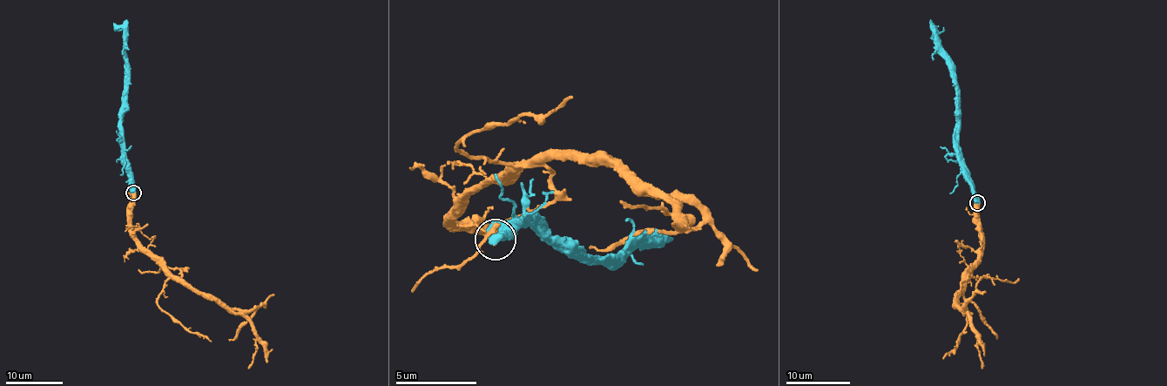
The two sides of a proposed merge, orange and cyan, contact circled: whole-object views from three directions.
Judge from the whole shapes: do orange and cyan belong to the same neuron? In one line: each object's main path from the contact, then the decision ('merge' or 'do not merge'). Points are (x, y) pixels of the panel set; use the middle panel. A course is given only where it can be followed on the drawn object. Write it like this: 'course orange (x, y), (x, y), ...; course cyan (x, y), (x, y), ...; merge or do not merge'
course orange (494, 240), (447, 214), (522, 166), (575, 152), (623, 167), (676, 208), (666, 214), (661, 206), (619, 202); course cyan (495, 240), (509, 240), (522, 223), (616, 268), (647, 249), (649, 238), (628, 251), (642, 263); merge

